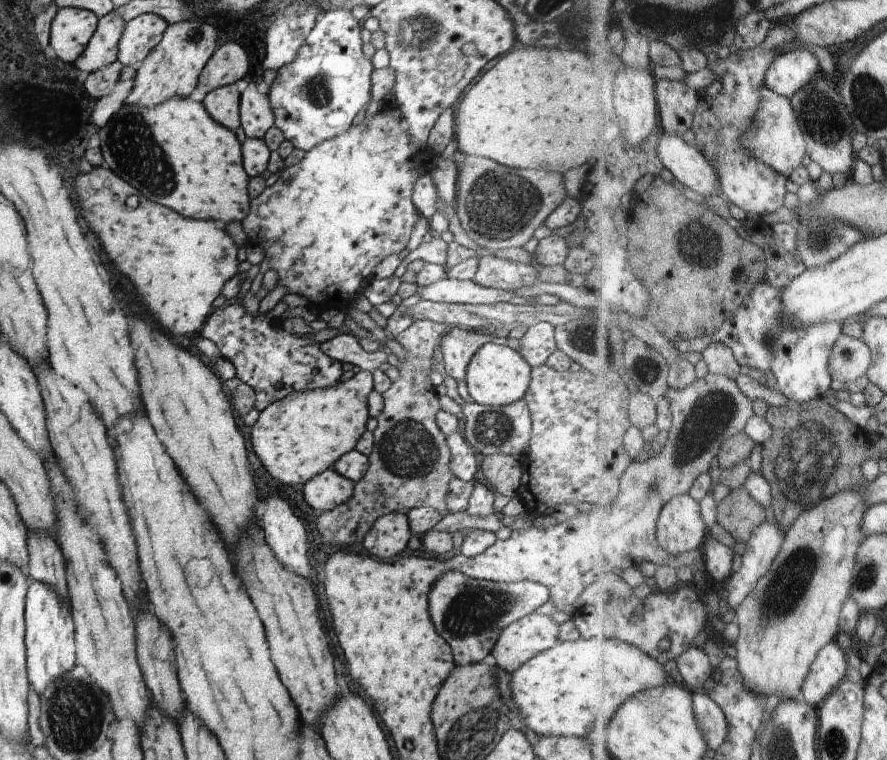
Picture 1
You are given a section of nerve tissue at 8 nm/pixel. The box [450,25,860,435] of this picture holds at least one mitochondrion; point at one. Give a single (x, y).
(499, 205)

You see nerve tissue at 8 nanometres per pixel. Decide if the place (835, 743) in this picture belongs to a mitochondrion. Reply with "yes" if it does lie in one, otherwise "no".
yes

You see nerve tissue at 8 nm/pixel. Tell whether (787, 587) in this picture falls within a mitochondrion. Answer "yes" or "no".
yes

